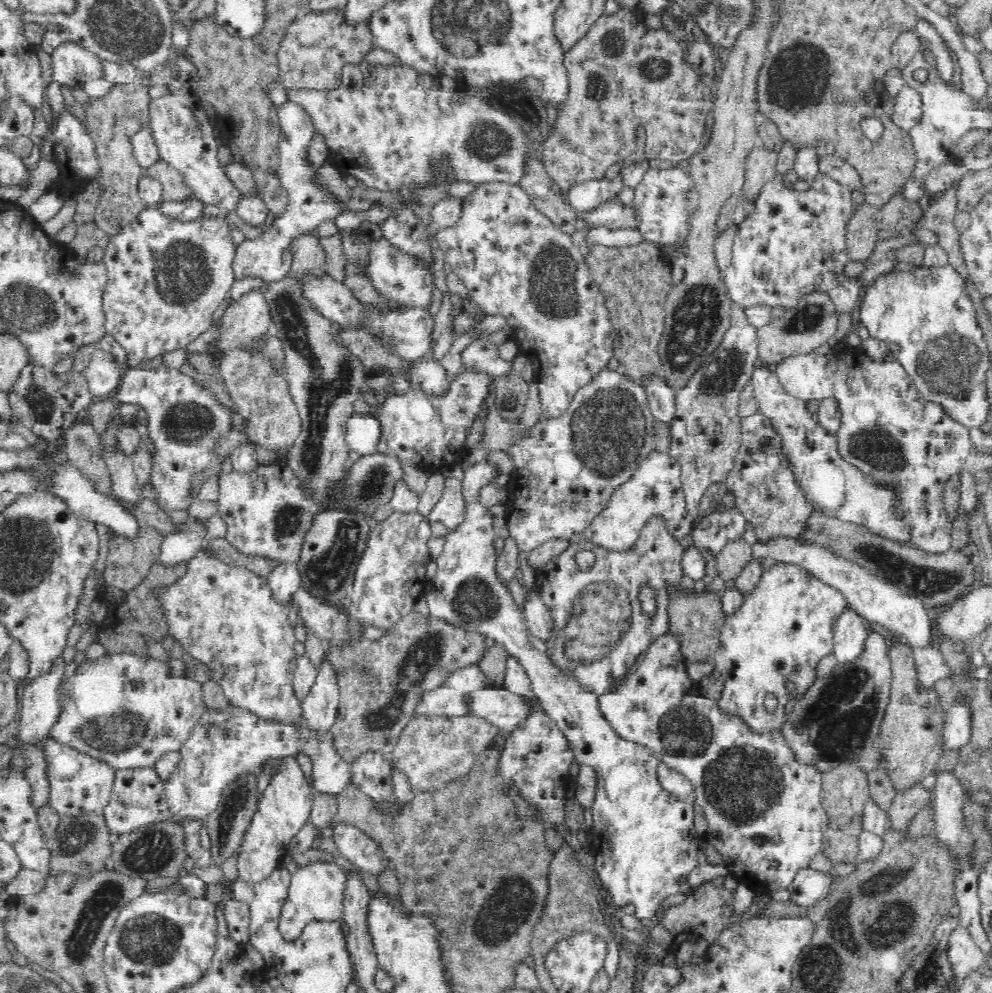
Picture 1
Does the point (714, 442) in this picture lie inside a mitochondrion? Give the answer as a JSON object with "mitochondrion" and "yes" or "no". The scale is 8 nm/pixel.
{"mitochondrion":"no"}

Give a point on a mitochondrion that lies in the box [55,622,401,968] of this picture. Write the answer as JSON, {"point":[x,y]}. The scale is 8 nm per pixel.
{"point":[111,729]}

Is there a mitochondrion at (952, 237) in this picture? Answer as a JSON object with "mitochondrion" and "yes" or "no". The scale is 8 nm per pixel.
{"mitochondrion":"no"}

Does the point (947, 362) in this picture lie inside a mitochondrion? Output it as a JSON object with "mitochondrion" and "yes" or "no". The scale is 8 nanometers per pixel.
{"mitochondrion":"yes"}

